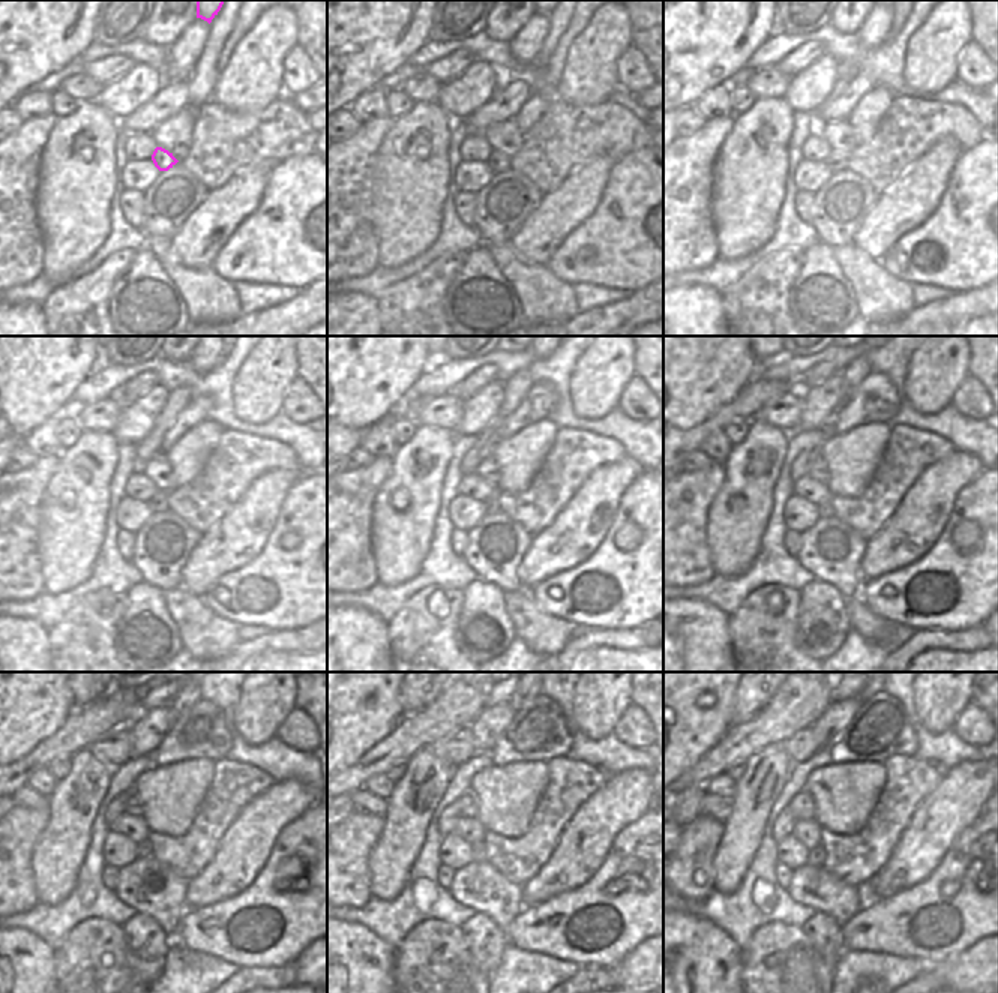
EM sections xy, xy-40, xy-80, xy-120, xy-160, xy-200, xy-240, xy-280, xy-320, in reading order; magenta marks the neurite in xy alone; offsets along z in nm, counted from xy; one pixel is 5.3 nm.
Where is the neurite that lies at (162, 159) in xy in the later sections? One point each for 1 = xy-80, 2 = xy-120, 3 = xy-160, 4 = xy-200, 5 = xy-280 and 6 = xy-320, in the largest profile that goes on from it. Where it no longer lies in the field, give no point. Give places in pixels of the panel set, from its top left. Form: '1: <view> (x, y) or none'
1: xy-80 (835, 162)
2: xy-120 (158, 503)
3: xy-160 (491, 506)
4: xy-200 (824, 510)
5: xy-280 (479, 851)
6: xy-320 (815, 858)

